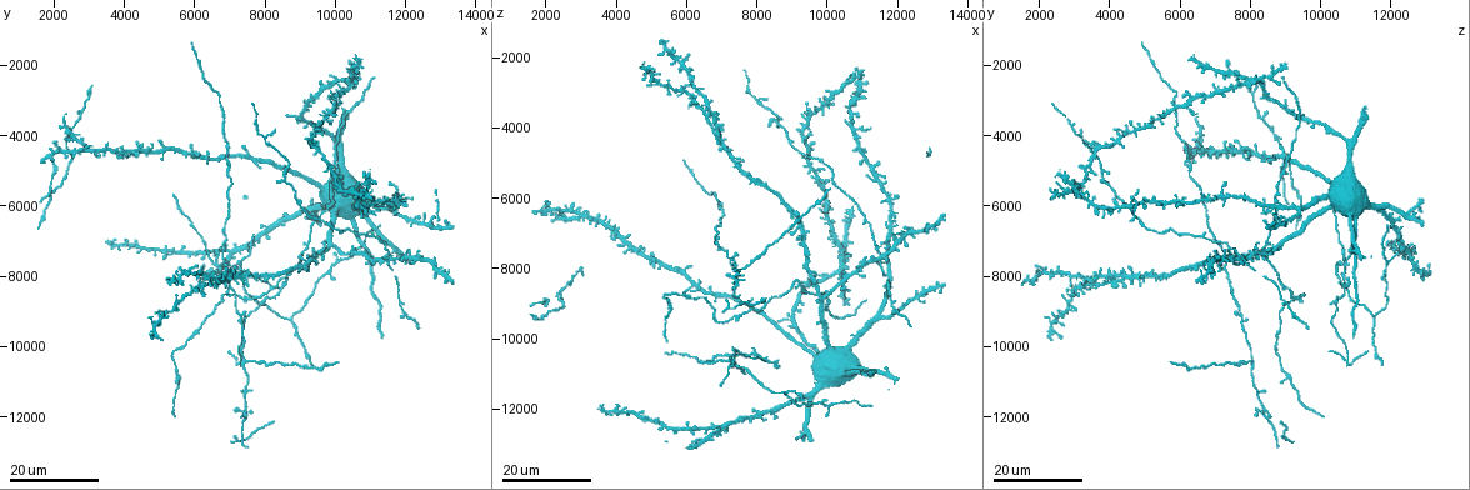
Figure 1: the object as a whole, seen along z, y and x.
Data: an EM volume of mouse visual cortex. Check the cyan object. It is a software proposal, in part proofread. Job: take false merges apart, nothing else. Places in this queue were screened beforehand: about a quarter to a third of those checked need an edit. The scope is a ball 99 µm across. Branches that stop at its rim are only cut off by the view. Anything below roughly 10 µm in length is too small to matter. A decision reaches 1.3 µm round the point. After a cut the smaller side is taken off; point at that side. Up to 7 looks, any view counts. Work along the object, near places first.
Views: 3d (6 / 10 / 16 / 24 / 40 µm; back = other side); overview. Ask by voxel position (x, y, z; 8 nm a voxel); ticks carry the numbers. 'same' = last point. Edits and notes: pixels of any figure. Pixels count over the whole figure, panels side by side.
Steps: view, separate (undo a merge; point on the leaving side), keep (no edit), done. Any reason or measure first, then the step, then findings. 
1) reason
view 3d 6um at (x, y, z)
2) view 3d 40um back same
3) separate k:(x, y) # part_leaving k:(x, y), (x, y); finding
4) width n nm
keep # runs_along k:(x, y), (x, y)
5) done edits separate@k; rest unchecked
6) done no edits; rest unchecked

side arm on a straight run
view 3d 24um at (9200, 7200, 8400)

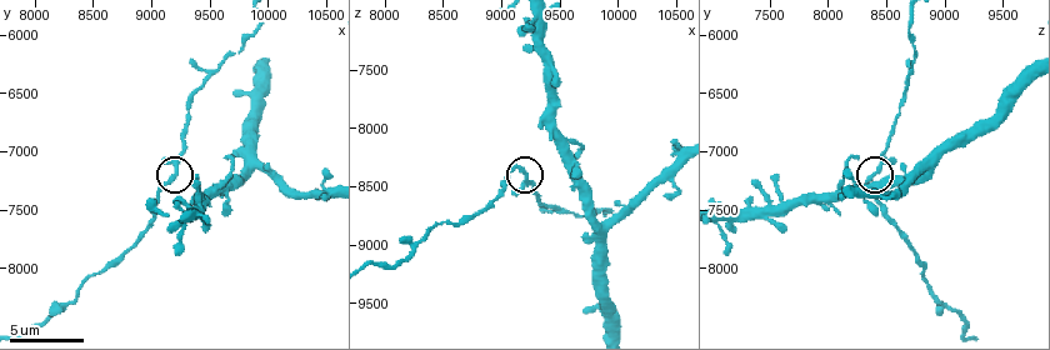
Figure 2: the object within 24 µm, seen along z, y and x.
view 3d 10um at (9220, 7160, 8400)

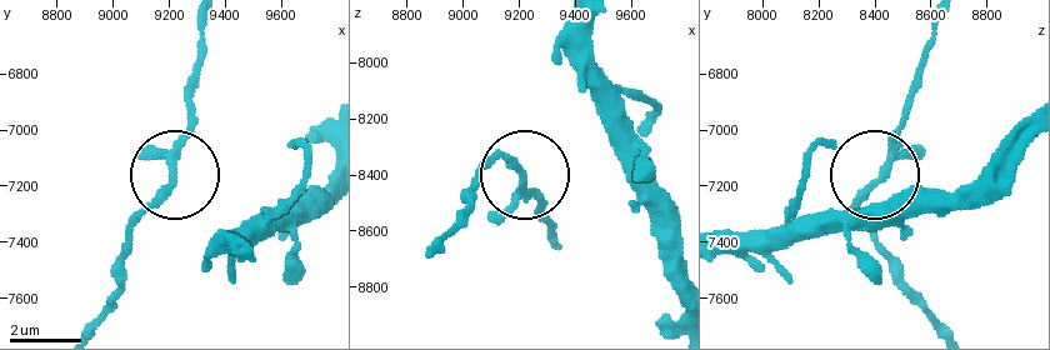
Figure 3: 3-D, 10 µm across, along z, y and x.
view 3d 10um back at (9200, 7180, 8400)

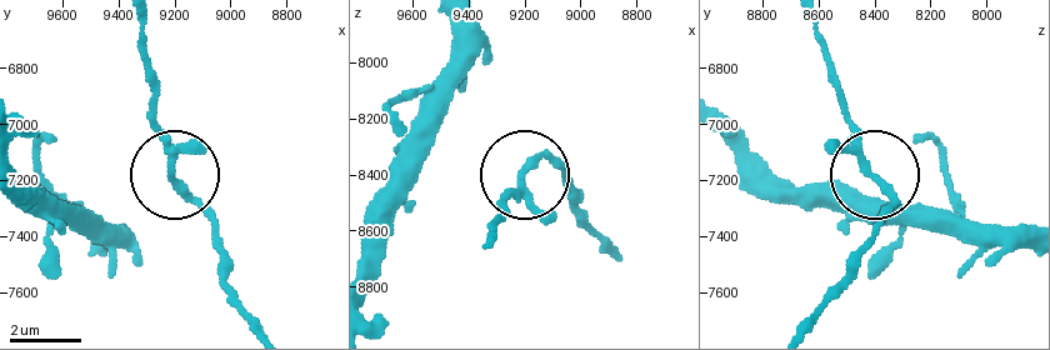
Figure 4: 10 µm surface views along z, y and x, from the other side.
arms 3
keep # all the same neuron

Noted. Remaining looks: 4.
four-way junction
view 3d 16um at (6600, 7700, 10700)

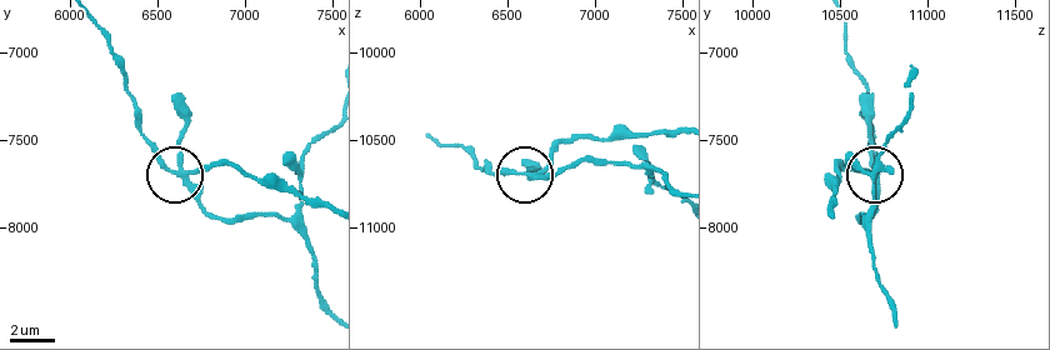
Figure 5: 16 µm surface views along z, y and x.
view 3d 10um at (6660, 7700, 10700)

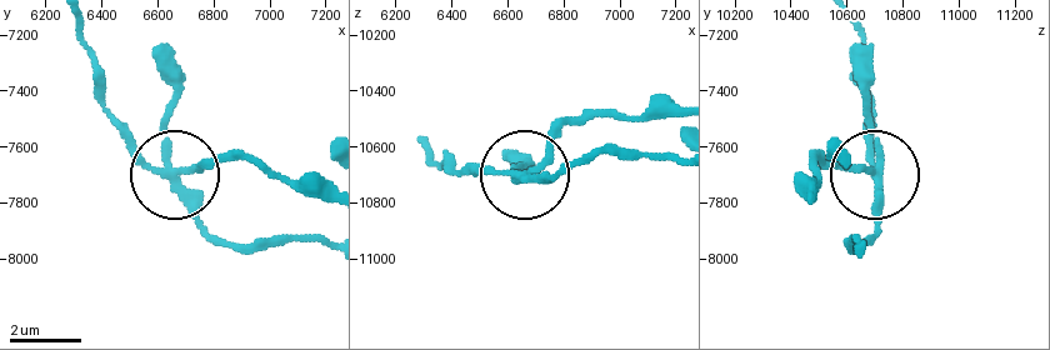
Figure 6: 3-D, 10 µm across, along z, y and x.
width 230 nm
separate 6:(130, 136) # part_leaving 6:(171, 170), (258, 161), (294, 180), (320, 180); a second neuron is stuck on

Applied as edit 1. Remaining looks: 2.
small branch off a trunk
view 3d 24um at (2600, 4000, 6600)

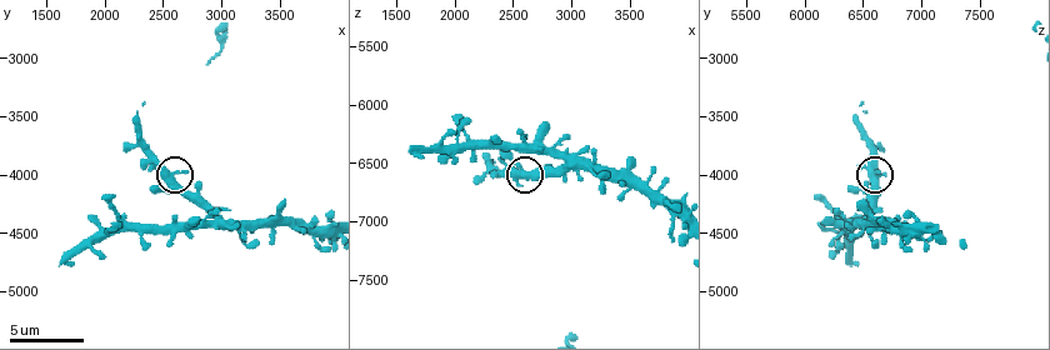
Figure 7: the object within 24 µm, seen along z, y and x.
view 3d 6um at (2580, 4060, 6600)

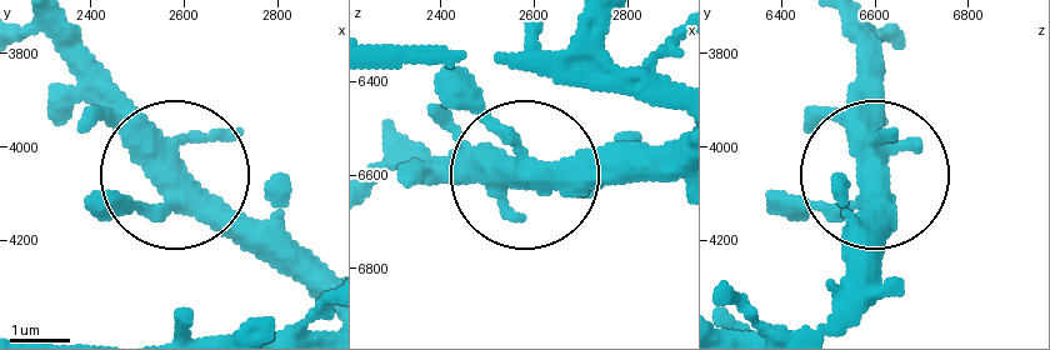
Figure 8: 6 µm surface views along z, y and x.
width 400 nm
keep # runs_along 8:(854, 299), (879, 65); continuous, no second neuron

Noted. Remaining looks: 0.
done edits separate@6; rest unchecked

